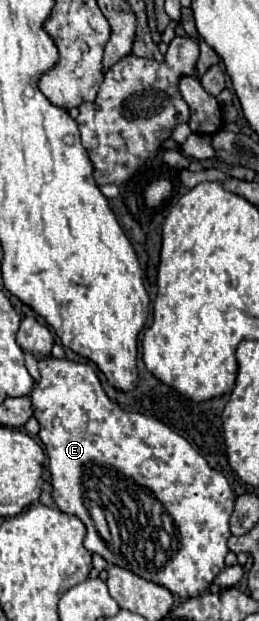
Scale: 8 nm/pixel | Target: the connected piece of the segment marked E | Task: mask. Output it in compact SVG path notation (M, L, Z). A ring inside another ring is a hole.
M37 354L35 360L37 360L37 366L39 366L41 380L39 380L39 384L33 388L31 400L33 400L33 408L35 408L35 418L37 418L39 424L41 424L39 438L41 438L41 442L45 444L47 456L49 456L49 470L51 470L51 484L53 484L53 492L51 492L51 494L53 494L53 500L55 500L55 504L57 504L57 508L59 508L61 512L77 516L77 518L87 526L85 548L87 548L89 552L93 552L93 554L103 556L109 564L127 568L127 570L131 570L133 574L137 574L137 576L141 576L141 578L145 578L145 580L149 580L149 582L155 582L155 584L167 588L171 594L177 594L177 596L181 596L181 598L191 598L191 596L197 596L199 592L207 590L207 588L213 584L213 580L217 578L217 574L225 568L225 562L223 562L223 560L225 560L225 554L229 552L229 548L227 548L227 540L229 540L229 536L231 536L231 532L229 532L229 518L231 518L231 512L233 512L235 494L233 494L233 490L231 490L227 478L225 478L221 472L209 468L207 460L205 460L183 436L179 436L177 432L173 432L173 430L167 428L165 424L157 422L155 418L149 418L149 416L139 414L139 412L129 412L129 410L121 408L117 402L113 402L113 400L105 394L105 390L103 390L99 378L97 378L97 374L95 374L95 370L93 370L87 362L73 362L73 360L69 360L69 358L55 358L53 354ZM91 504L99 504L101 508L111 510L113 516L115 516L115 520L119 522L121 544L125 544L125 546L121 546L119 552L111 550L111 548L107 546L107 542L99 536L99 532L95 530L95 524L93 524L91 514L89 514Z

